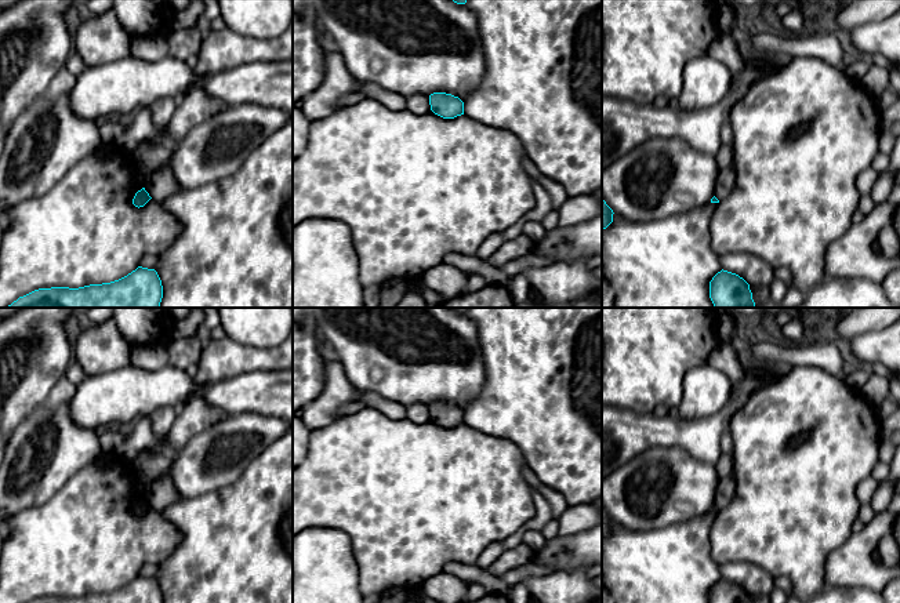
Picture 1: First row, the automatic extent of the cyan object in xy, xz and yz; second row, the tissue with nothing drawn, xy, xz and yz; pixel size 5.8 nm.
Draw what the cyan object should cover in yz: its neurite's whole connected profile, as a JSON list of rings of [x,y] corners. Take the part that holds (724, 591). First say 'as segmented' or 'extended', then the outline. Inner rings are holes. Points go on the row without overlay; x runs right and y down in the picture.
as segmented; [[[721,580],[710,591],[710,603],[752,603],[750,593],[736,582]]]

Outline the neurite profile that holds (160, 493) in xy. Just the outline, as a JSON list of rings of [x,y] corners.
[[[160,475],[150,482],[144,491],[144,497],[157,511],[181,501],[173,482],[166,475]]]

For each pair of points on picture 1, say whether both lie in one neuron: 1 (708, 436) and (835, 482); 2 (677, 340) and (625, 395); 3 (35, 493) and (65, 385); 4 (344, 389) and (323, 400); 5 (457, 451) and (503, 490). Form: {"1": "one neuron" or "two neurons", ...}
{"1": "two neurons", "2": "one neuron", "3": "one neuron", "4": "one neuron", "5": "one neuron"}

